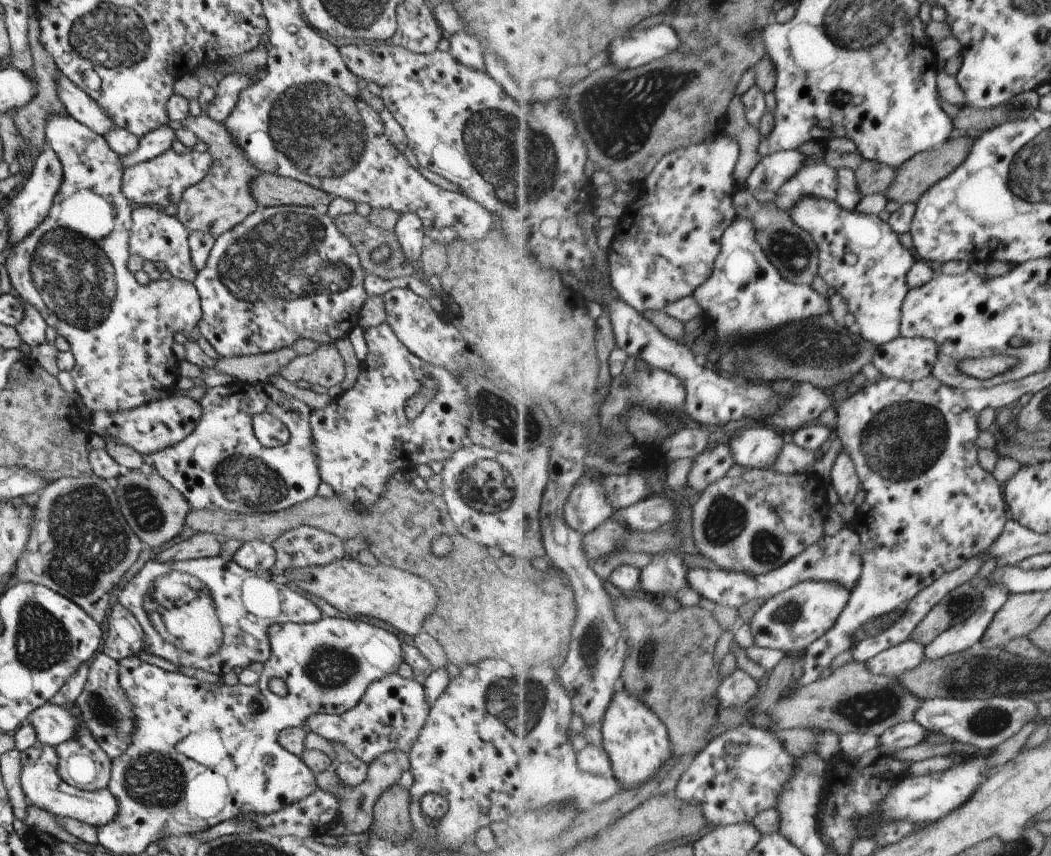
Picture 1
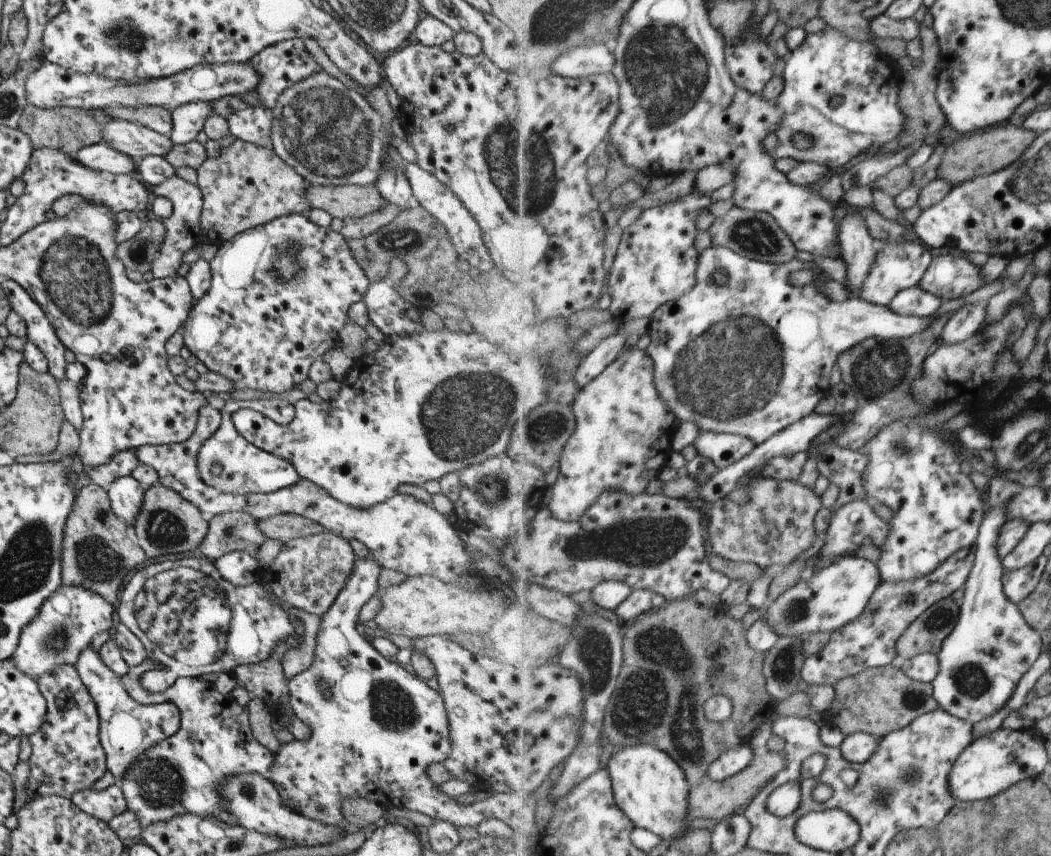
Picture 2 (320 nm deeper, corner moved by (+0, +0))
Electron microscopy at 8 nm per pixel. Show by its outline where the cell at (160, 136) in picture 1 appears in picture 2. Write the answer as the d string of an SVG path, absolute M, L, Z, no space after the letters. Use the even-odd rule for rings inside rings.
M210 101L187 103L178 106L175 110L172 110L170 114L170 119L172 122L172 127L170 133L168 134L170 141L174 145L182 145L188 143L189 141L195 140L195 136L197 136L197 133L202 130L204 126L206 118L213 113L215 112L212 110L212 104Z

